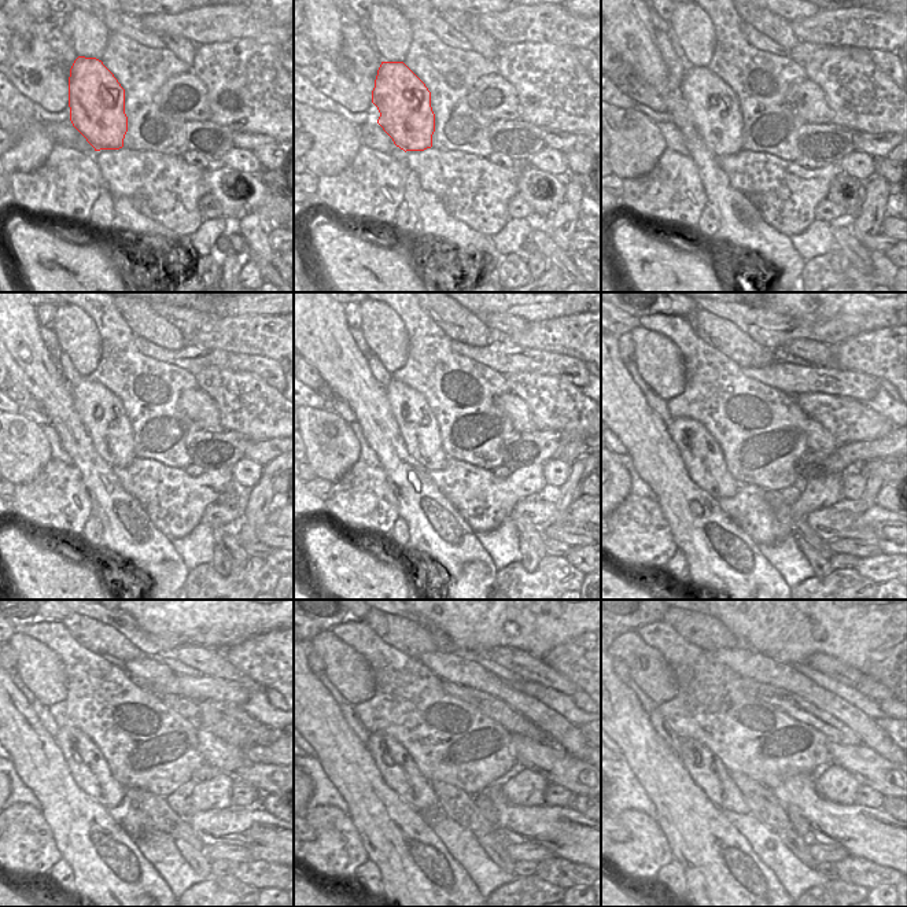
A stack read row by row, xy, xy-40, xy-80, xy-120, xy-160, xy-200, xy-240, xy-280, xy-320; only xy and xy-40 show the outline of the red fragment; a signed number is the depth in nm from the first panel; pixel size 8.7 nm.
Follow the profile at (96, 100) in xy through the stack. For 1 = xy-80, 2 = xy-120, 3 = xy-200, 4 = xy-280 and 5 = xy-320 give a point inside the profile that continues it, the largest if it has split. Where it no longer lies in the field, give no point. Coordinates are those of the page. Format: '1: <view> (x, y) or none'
1: xy-80 (714, 106)
2: xy-120 (102, 413)
3: xy-200 (701, 449)
4: xy-280 (395, 762)
5: xy-320 (704, 764)

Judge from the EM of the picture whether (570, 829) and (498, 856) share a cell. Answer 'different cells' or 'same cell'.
same cell

